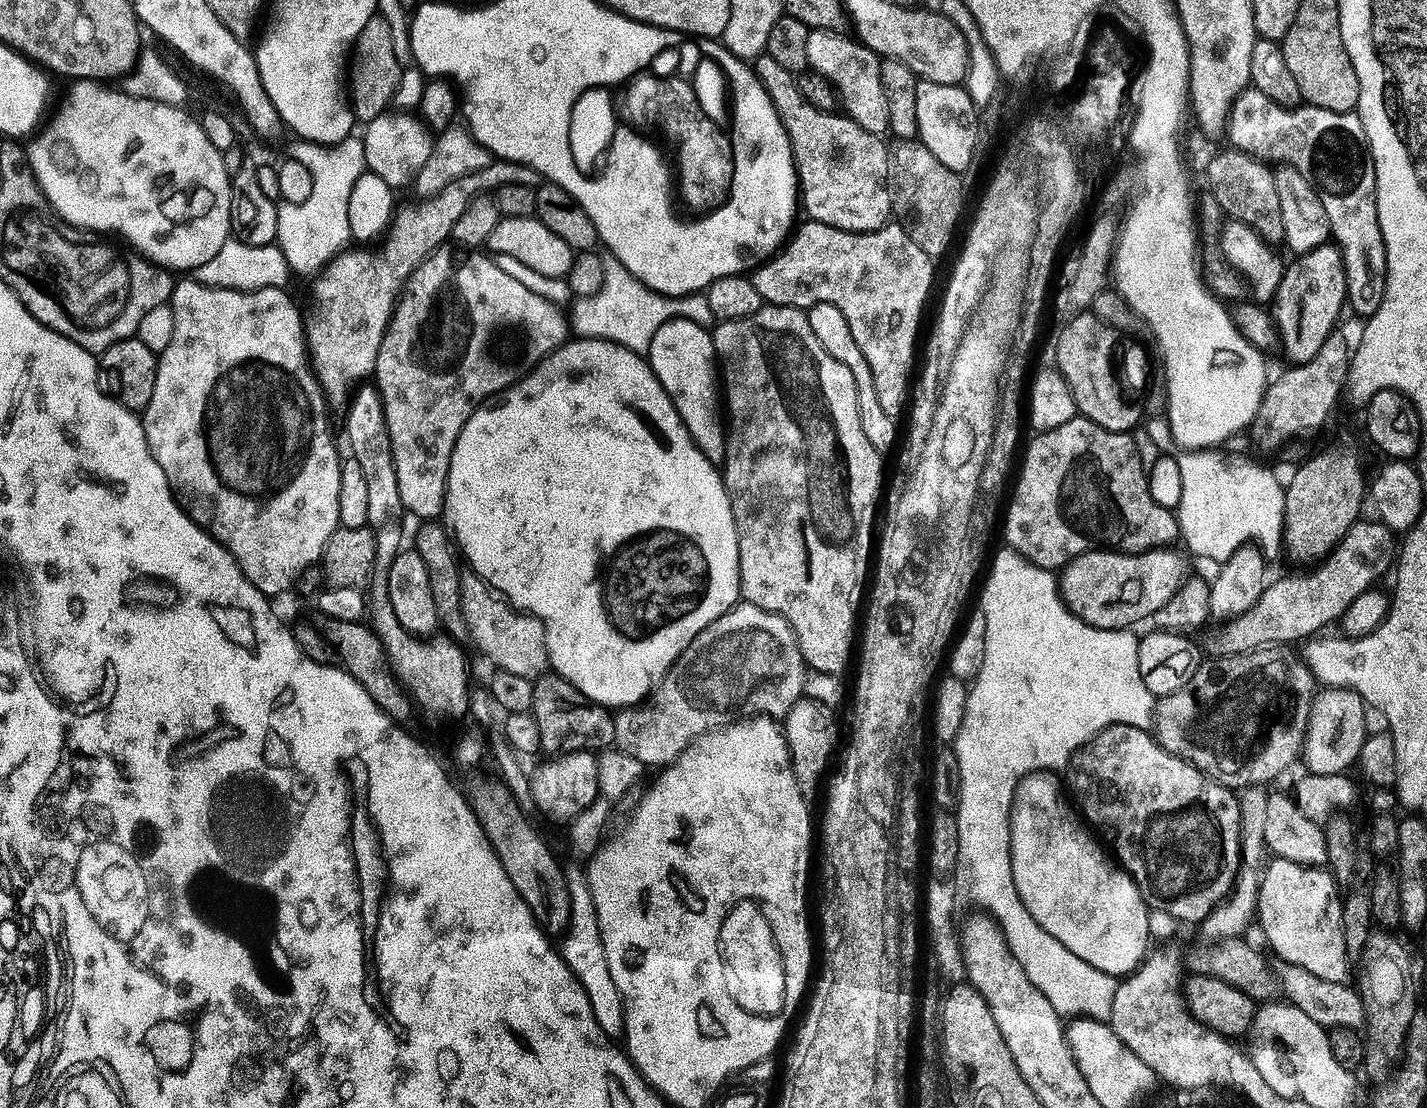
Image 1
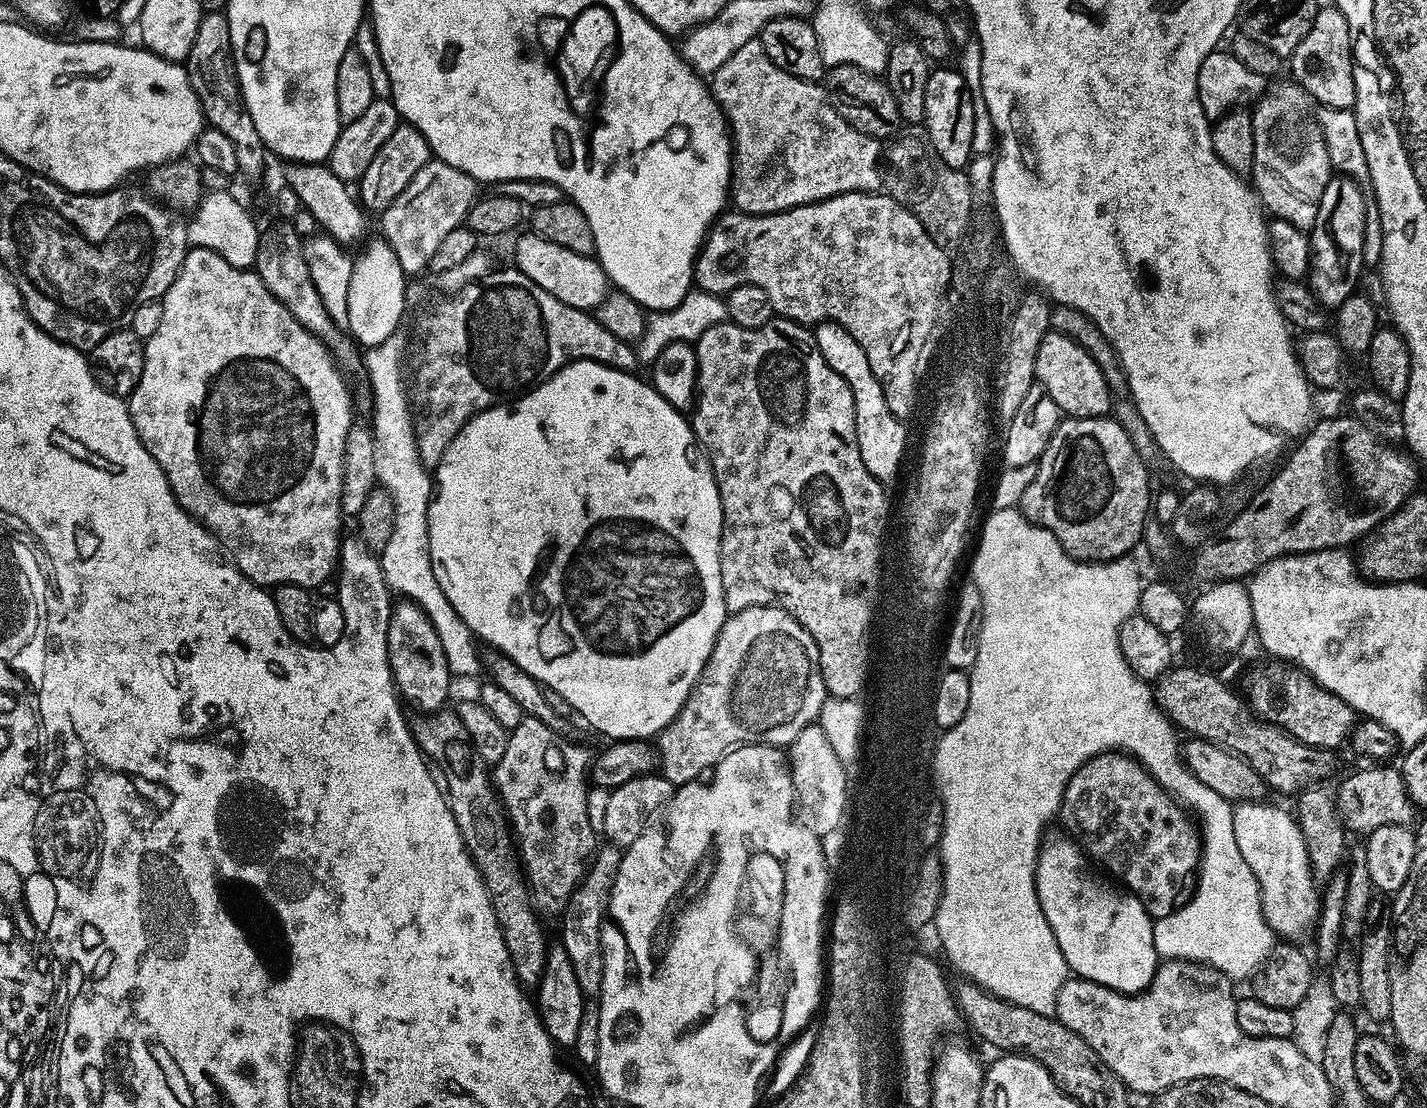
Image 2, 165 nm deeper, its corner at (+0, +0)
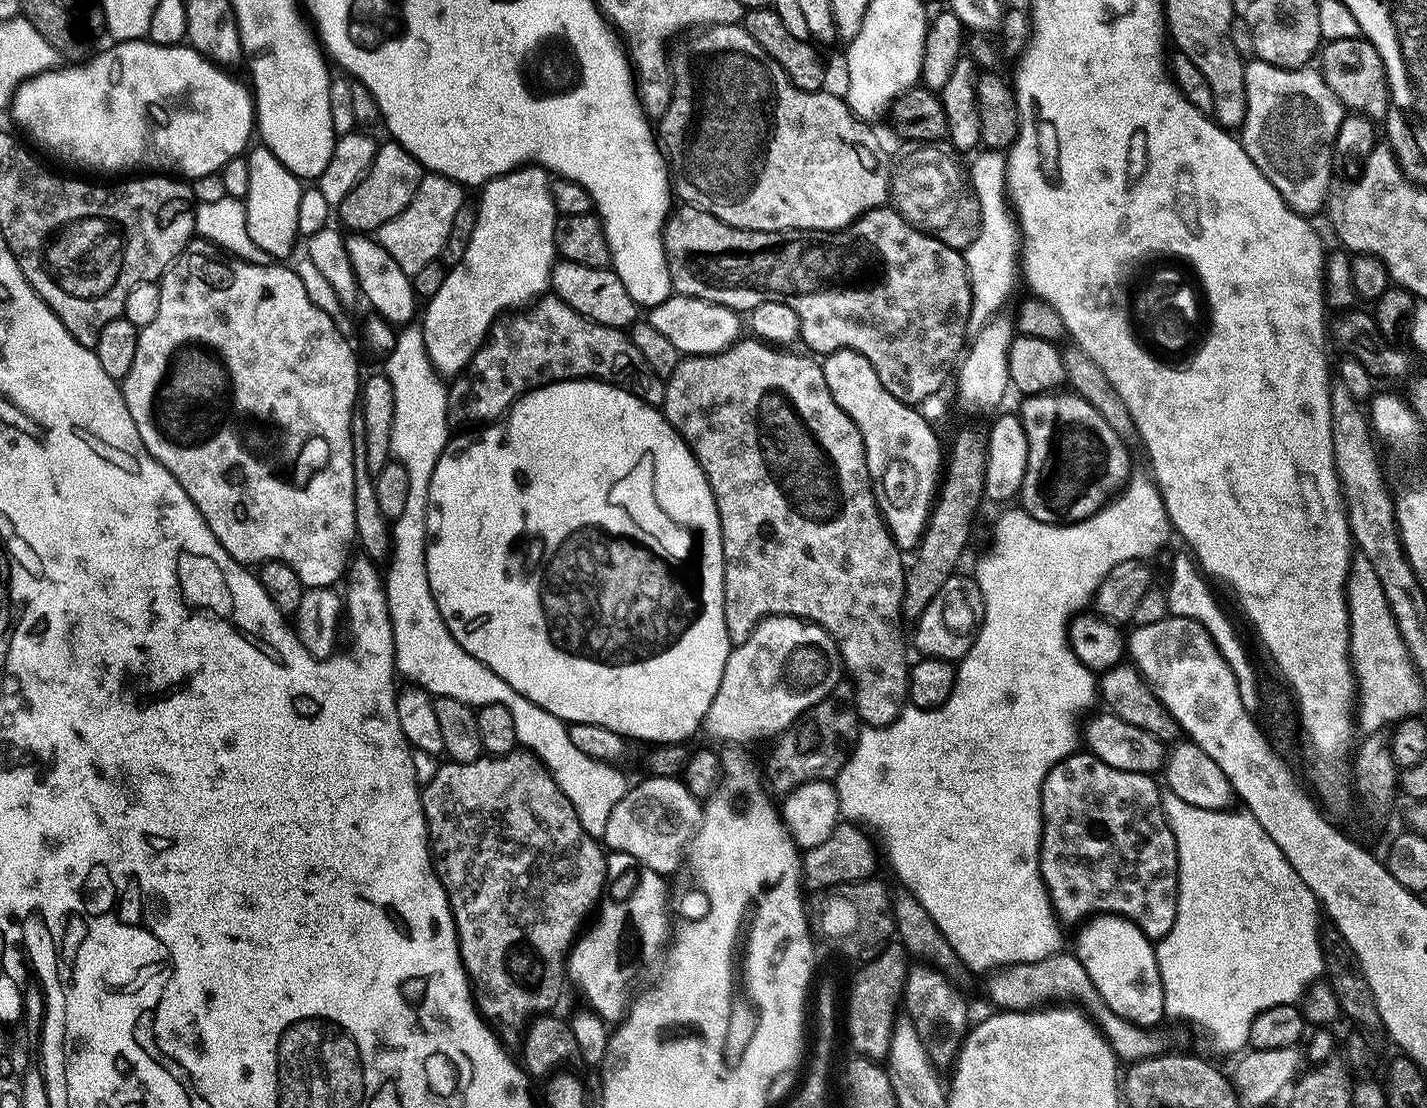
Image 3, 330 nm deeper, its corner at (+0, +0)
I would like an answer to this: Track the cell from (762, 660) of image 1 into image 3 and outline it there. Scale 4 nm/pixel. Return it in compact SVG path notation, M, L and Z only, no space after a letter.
M767 616L756 625L745 644L733 647L720 689L703 722L703 731L724 744L732 744L728 746L748 746L744 744L779 738L814 706L831 697L828 695L840 684L840 672L842 676L840 649L825 628L794 616Z

